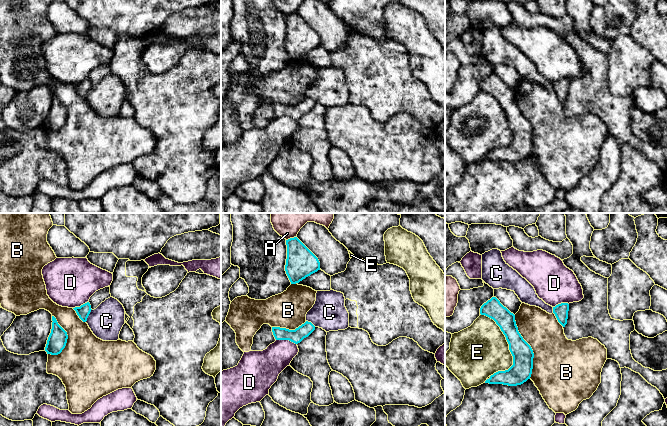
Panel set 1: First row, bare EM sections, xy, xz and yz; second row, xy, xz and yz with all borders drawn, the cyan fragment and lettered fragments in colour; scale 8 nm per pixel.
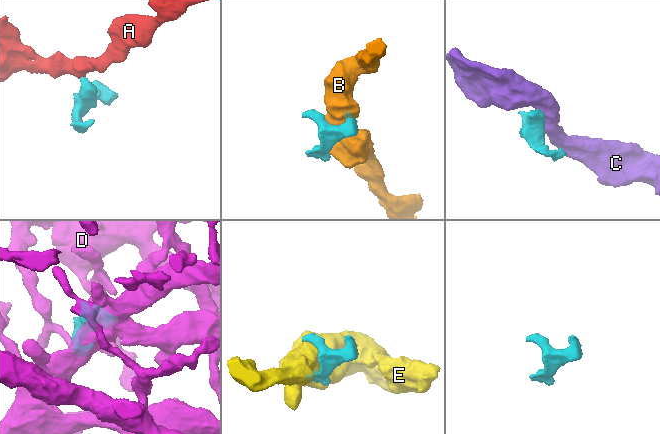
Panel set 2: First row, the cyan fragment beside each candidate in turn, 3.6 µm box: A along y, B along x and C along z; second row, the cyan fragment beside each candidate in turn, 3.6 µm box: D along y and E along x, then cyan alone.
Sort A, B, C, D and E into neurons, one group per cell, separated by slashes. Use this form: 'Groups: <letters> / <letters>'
Groups: A / B / C / D / E

